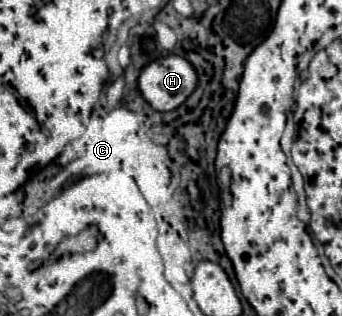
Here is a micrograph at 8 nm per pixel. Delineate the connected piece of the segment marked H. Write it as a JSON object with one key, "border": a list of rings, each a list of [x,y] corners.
{"border":[[[170,54],[150,62],[142,70],[138,86],[154,110],[170,112],[196,90],[198,74],[186,58]]]}

